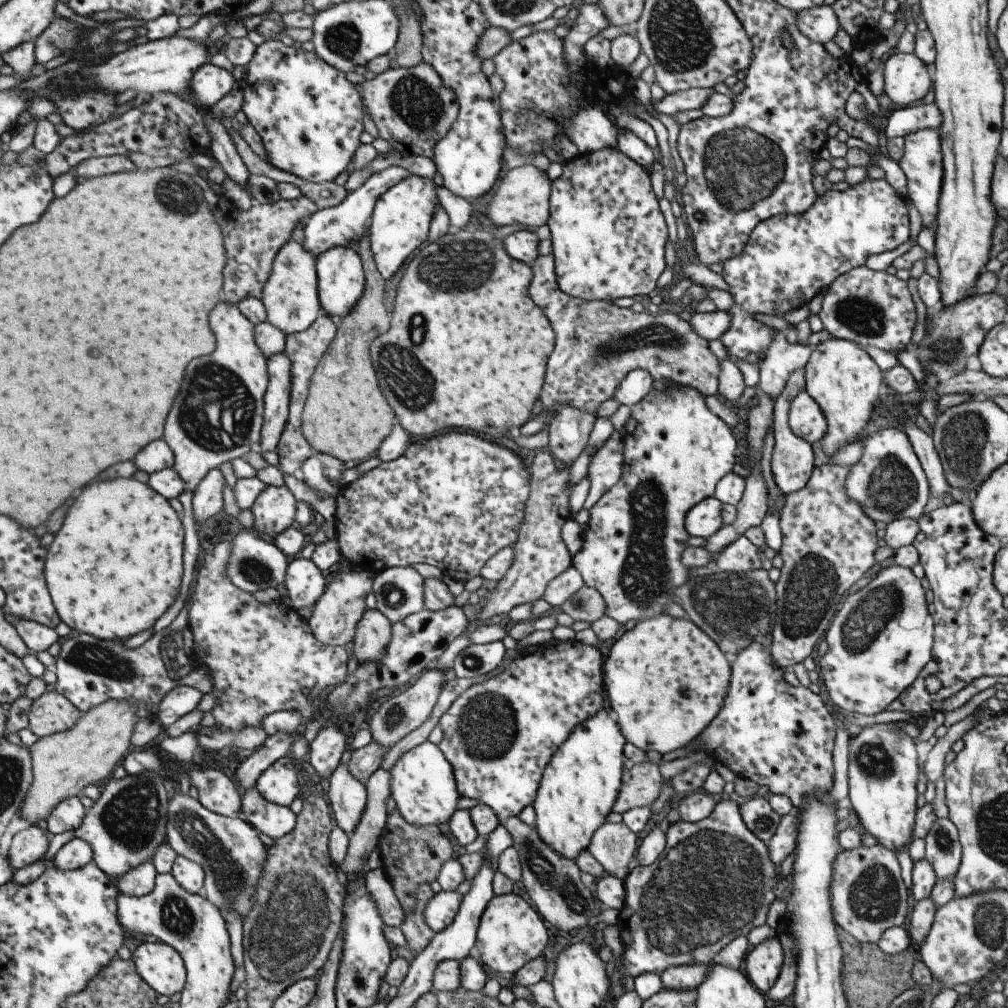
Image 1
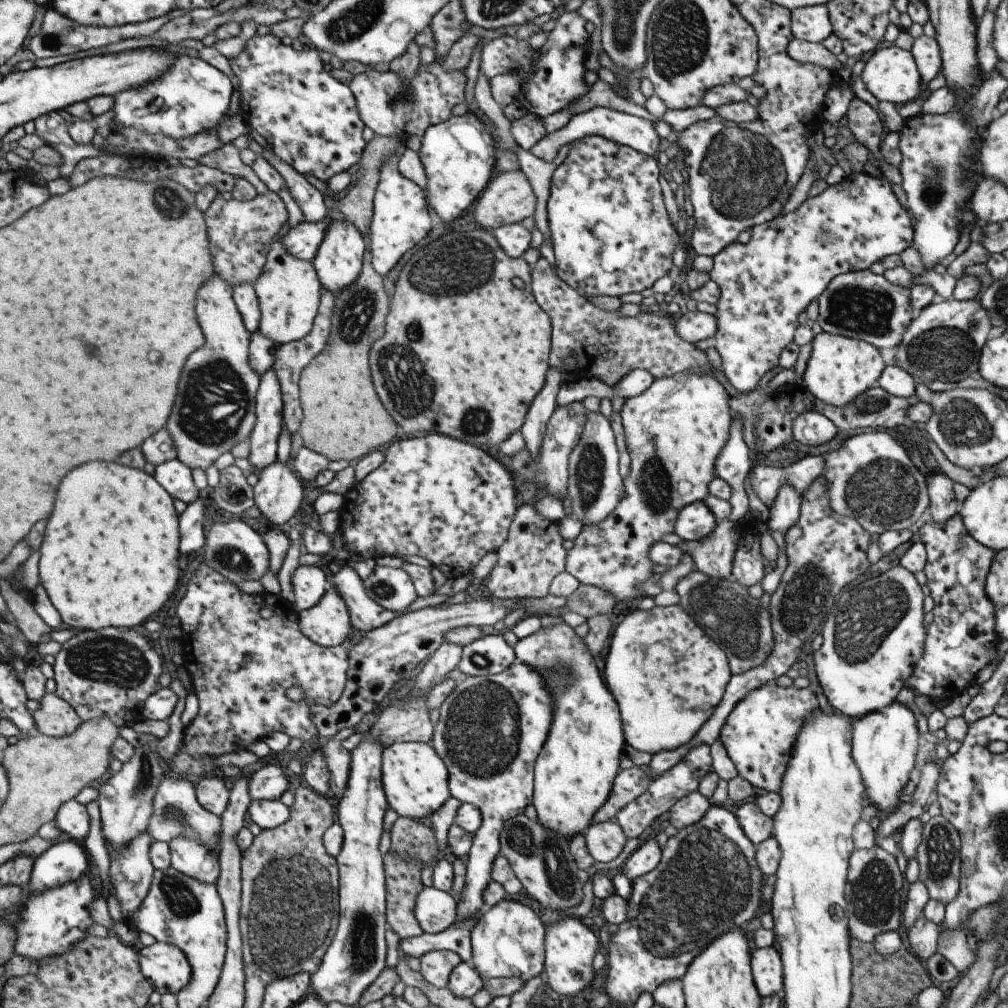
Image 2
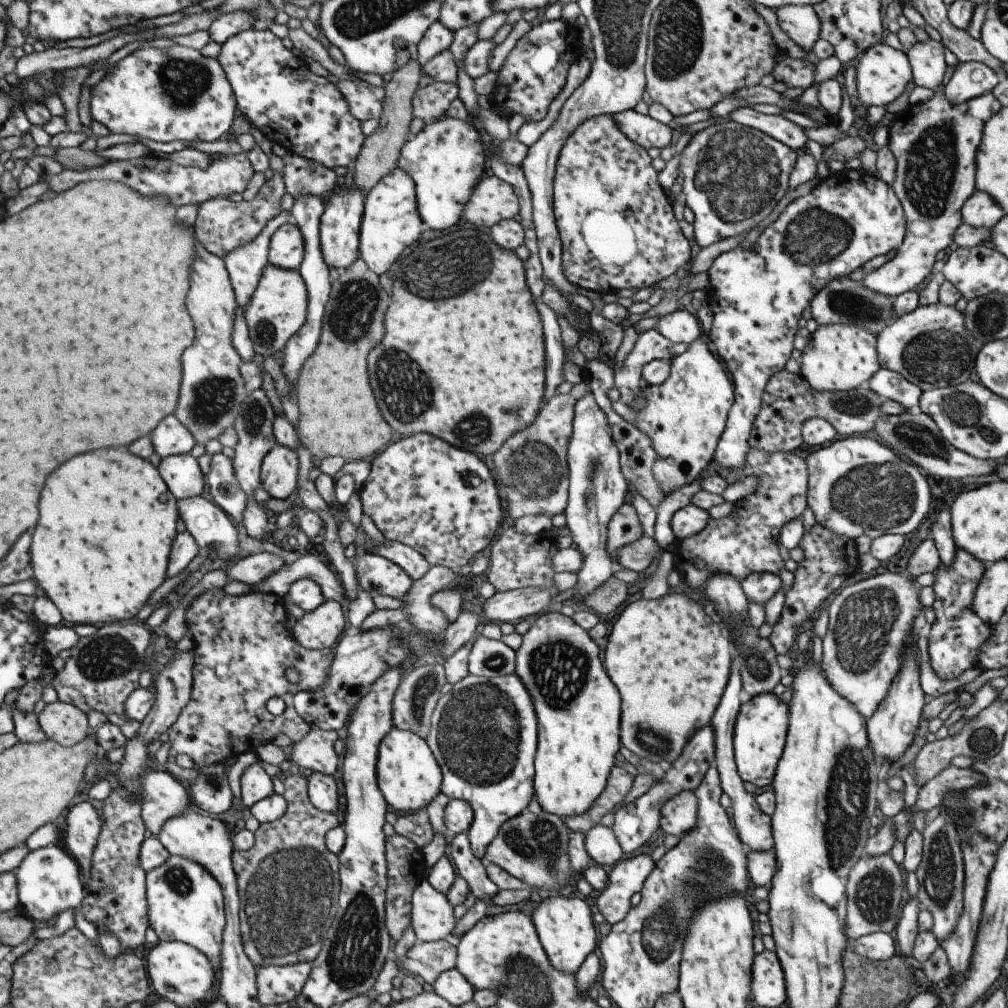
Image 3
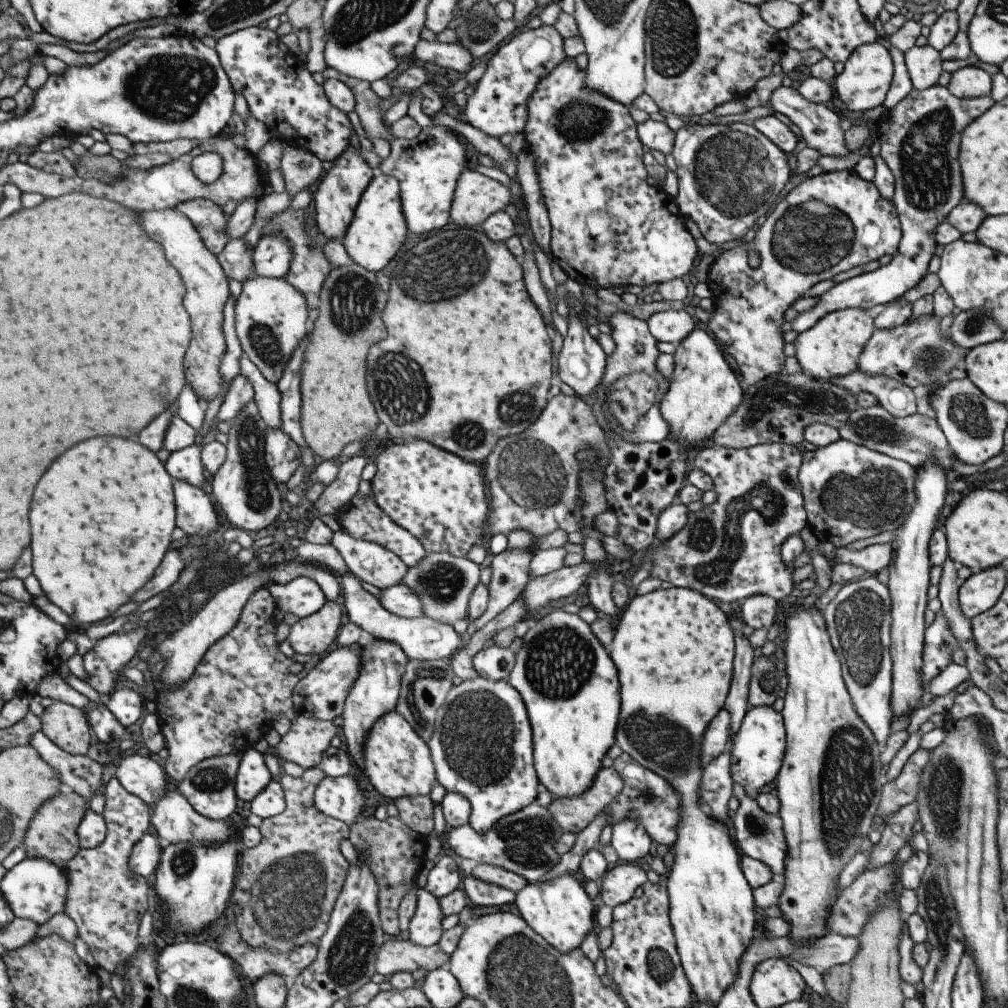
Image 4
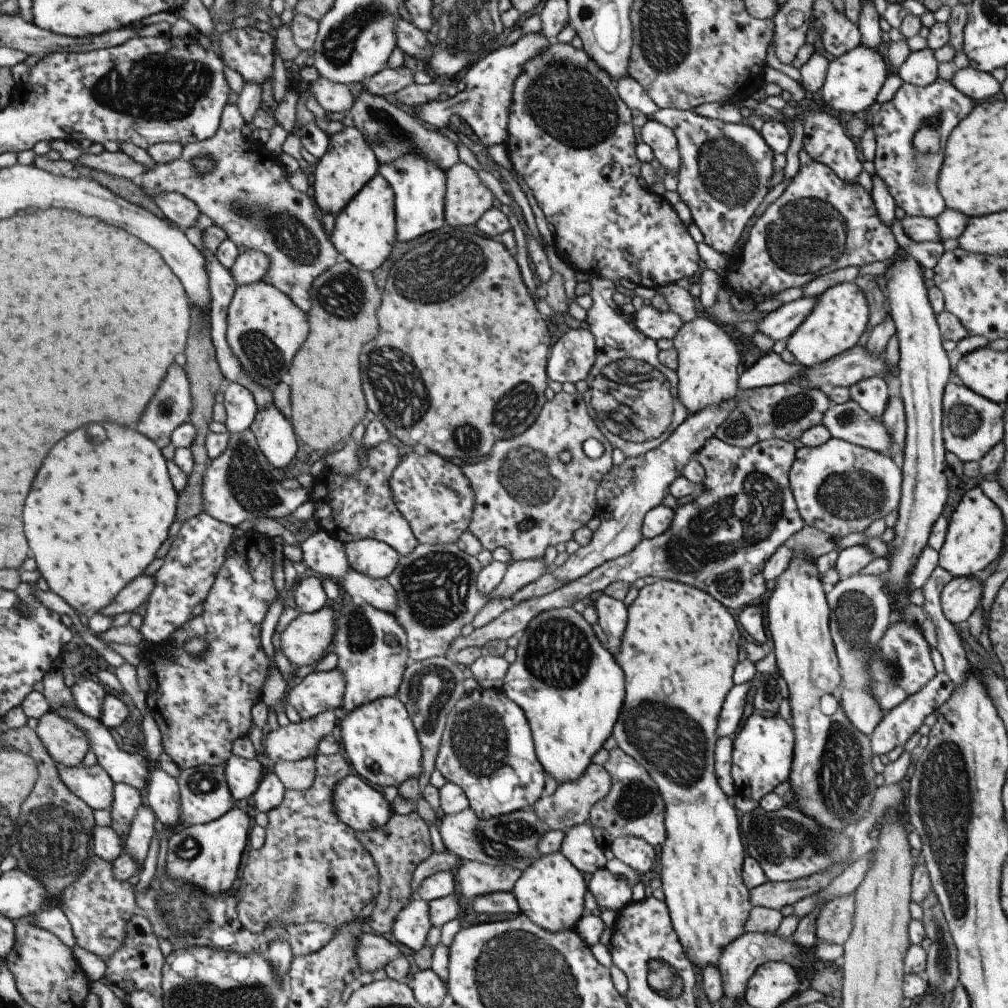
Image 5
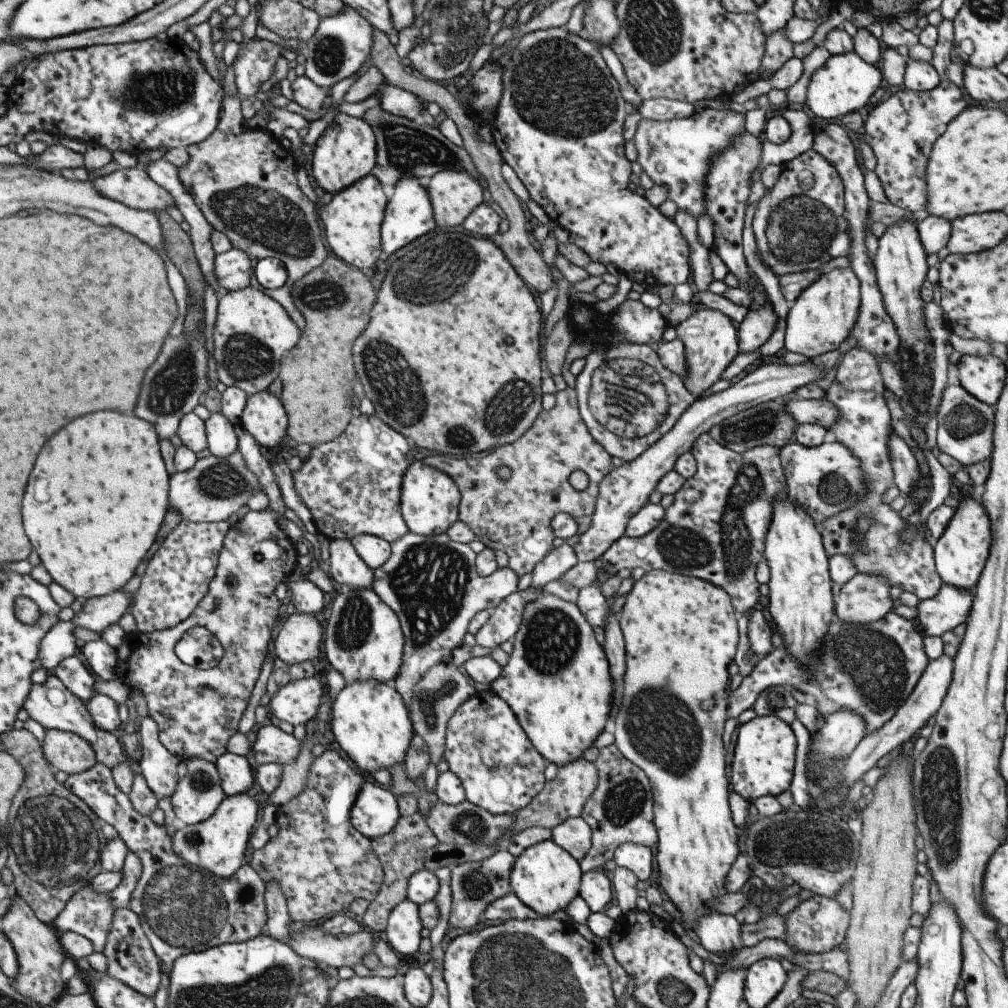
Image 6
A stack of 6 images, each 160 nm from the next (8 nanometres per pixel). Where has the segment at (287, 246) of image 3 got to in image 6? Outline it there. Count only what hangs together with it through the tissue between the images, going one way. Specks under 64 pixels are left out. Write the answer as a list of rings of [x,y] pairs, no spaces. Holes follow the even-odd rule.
[[[231,248],[215,255],[213,266],[217,282],[224,292],[236,291],[250,284],[252,264],[242,250]]]

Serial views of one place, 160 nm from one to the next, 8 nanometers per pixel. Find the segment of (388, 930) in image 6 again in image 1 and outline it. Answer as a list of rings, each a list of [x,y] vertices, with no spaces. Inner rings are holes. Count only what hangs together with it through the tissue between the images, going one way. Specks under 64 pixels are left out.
[[[440,891],[424,906],[423,916],[427,926],[434,932],[447,928],[460,907],[462,896],[455,891]]]

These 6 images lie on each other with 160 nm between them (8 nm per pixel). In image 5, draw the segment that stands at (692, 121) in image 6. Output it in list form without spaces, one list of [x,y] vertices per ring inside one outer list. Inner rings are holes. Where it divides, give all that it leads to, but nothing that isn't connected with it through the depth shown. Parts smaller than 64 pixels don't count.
[[[653,120],[646,121],[640,127],[639,136],[642,142],[651,148],[655,160],[665,168],[666,173],[676,174],[680,165],[680,156],[674,131]]]

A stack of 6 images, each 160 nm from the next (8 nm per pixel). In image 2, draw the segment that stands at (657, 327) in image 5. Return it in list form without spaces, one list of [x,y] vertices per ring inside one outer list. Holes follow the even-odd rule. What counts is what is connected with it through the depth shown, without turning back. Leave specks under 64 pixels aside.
[[[687,311],[677,315],[673,321],[676,333],[687,342],[694,343],[714,336],[716,318],[708,313]]]

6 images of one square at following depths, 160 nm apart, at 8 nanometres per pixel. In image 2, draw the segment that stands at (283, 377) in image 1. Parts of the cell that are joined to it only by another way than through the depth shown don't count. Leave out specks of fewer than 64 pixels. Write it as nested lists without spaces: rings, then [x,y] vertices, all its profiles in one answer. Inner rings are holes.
[[[271,367],[259,377],[254,399],[256,422],[247,440],[247,460],[258,472],[276,461],[277,438],[281,432],[283,403],[280,384]]]

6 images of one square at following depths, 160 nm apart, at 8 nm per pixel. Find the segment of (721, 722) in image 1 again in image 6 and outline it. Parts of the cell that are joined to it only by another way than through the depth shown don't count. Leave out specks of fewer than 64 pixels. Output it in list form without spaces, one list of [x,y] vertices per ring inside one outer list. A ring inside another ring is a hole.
[[[771,715],[756,716],[740,724],[727,774],[731,790],[749,804],[760,796],[777,796],[789,788],[794,756],[795,737],[789,725],[782,720]]]

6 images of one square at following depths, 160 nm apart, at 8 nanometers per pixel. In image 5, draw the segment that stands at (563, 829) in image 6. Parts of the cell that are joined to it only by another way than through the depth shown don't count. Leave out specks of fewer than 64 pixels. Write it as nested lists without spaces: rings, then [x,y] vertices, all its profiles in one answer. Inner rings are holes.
[[[588,824],[565,831],[559,852],[581,873],[593,874],[606,865],[602,850],[595,842]]]

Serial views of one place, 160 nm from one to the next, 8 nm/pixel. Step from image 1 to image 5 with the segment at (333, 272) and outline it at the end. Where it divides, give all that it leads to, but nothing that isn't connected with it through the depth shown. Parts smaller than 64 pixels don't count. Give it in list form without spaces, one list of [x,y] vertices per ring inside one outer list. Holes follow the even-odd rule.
[[[343,128],[329,136],[325,154],[313,170],[313,200],[319,210],[335,216],[377,174],[378,162],[373,151],[355,128]]]

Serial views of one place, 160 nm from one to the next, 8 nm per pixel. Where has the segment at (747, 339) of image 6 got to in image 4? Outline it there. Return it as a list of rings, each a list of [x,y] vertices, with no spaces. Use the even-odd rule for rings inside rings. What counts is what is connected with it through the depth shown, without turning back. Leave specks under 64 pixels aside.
[[[933,85],[926,89],[911,89],[910,92],[903,98],[899,103],[897,103],[893,108],[884,110],[879,118],[876,120],[876,134],[879,139],[880,149],[879,156],[885,161],[885,164],[889,167],[891,174],[894,176],[894,191],[890,202],[893,203],[893,206],[896,208],[896,213],[898,216],[898,221],[900,224],[901,236],[898,242],[898,247],[896,248],[895,254],[891,257],[889,263],[883,266],[879,266],[874,271],[863,273],[850,279],[841,281],[840,283],[835,284],[832,288],[822,293],[817,301],[817,304],[814,304],[814,307],[807,312],[800,312],[797,314],[797,317],[791,321],[792,329],[795,329],[798,333],[810,329],[821,317],[825,316],[827,313],[841,310],[841,309],[867,309],[873,308],[873,306],[879,306],[879,304],[886,304],[898,299],[902,296],[904,292],[907,292],[909,288],[913,288],[923,276],[927,273],[927,263],[931,260],[931,257],[934,255],[933,251],[937,246],[936,240],[934,239],[934,234],[936,233],[936,227],[944,221],[944,218],[949,214],[949,211],[952,208],[957,206],[957,203],[960,203],[963,200],[963,187],[962,187],[962,178],[960,173],[960,164],[958,161],[958,152],[959,150],[959,130],[963,130],[973,119],[976,119],[980,114],[983,114],[986,110],[989,110],[993,106],[994,100],[989,96],[984,97],[975,97],[975,98],[964,98],[958,99],[955,98],[946,88],[943,88],[941,85]]]

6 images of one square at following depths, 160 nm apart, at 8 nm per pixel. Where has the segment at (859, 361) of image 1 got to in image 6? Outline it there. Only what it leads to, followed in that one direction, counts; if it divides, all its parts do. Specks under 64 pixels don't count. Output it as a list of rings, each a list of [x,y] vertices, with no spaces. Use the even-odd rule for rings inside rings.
[[[833,269],[812,282],[789,306],[785,317],[784,347],[811,359],[835,350],[849,337],[860,307],[859,281],[851,269]]]

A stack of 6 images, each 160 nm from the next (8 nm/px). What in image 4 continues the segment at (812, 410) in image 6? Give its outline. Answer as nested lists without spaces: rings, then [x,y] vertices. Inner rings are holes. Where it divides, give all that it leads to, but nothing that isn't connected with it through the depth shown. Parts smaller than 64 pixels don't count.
[[[881,405],[866,409],[858,408],[851,412],[847,424],[837,430],[841,439],[866,446],[869,450],[890,456],[892,459],[905,461],[914,469],[921,467],[926,461],[934,461],[944,471],[952,470],[953,462],[958,460],[936,420],[923,414],[913,413],[904,417],[894,417]]]

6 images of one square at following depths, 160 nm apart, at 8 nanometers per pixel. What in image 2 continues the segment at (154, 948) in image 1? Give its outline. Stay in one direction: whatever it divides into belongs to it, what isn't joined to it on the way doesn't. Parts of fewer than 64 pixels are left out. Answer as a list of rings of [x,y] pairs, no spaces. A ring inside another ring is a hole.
[[[158,941],[143,947],[137,954],[141,974],[160,995],[175,994],[187,984],[189,963],[176,946]]]

